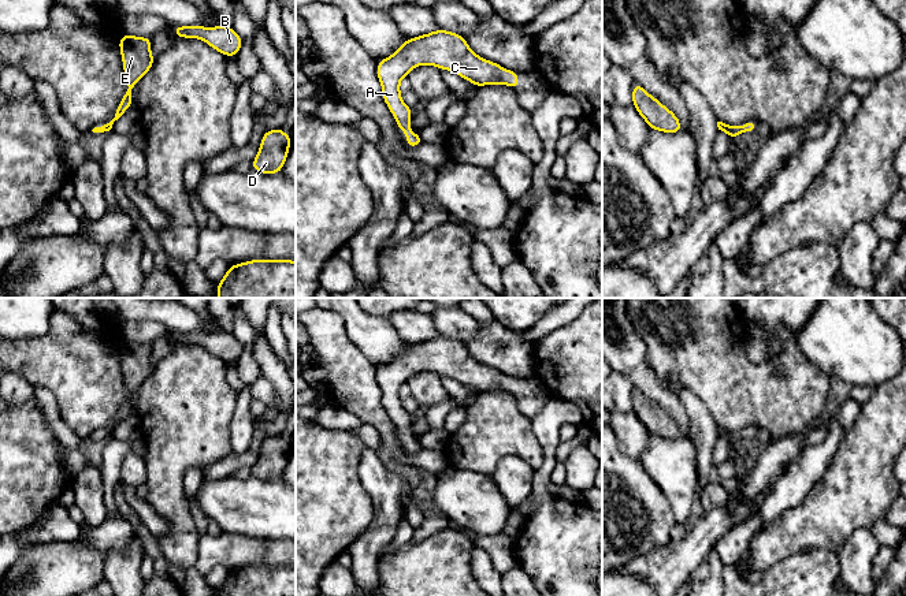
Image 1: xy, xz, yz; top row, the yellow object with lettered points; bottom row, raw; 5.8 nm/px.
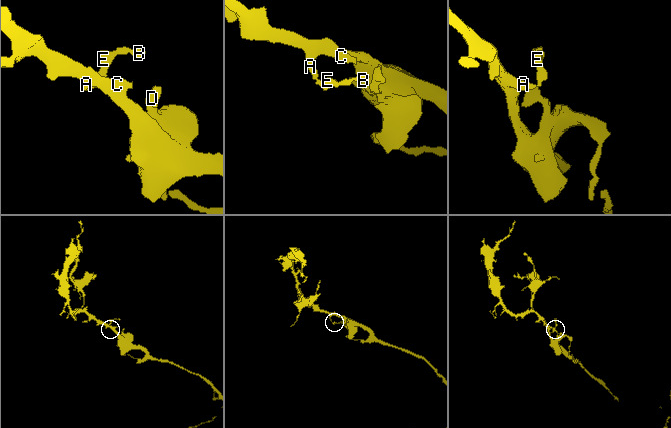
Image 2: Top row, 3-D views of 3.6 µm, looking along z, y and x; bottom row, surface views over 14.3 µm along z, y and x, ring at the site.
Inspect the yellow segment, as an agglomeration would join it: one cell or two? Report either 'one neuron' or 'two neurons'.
one neuron

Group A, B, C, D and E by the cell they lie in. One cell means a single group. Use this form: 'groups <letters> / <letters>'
groups A B C D E

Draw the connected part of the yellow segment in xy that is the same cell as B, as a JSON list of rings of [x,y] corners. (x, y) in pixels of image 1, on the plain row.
[[[174,332],[177,344],[198,344],[207,349],[215,357],[226,361],[227,364],[237,362],[244,347],[233,334],[227,332]]]

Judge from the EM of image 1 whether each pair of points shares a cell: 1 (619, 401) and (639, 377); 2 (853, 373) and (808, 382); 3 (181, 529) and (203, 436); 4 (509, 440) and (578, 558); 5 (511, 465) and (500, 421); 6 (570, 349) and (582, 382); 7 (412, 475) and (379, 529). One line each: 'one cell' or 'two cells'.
1: two cells
2: two cells
3: one cell
4: two cells
5: two cells
6: one cell
7: two cells

